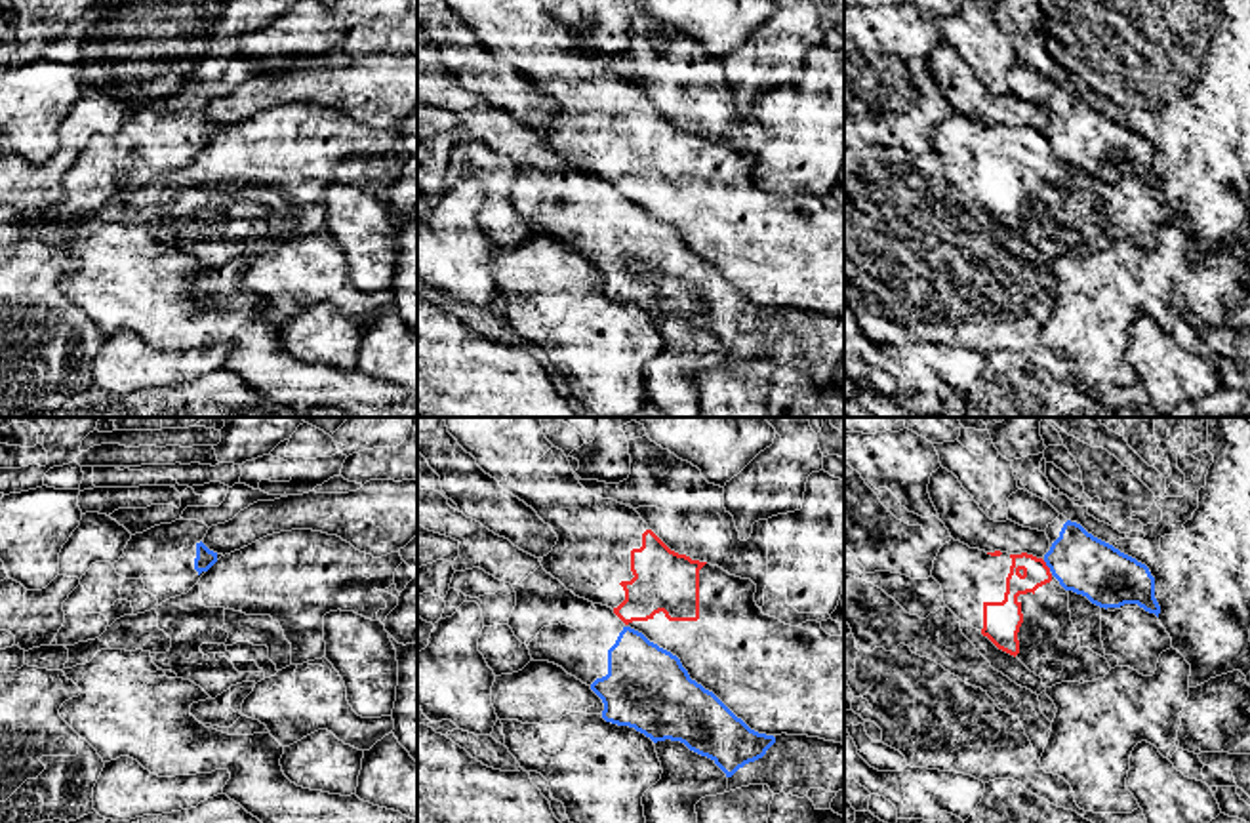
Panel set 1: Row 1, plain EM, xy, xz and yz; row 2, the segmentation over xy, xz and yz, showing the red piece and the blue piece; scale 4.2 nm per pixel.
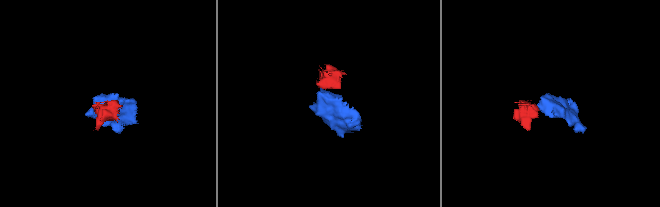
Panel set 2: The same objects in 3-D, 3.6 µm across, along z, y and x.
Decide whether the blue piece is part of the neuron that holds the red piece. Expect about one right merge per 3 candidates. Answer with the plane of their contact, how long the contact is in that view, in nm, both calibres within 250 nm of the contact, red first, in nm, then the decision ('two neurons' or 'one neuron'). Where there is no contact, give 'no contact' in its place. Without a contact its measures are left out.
yz | 60 nm | 110/260 nm | two neurons

